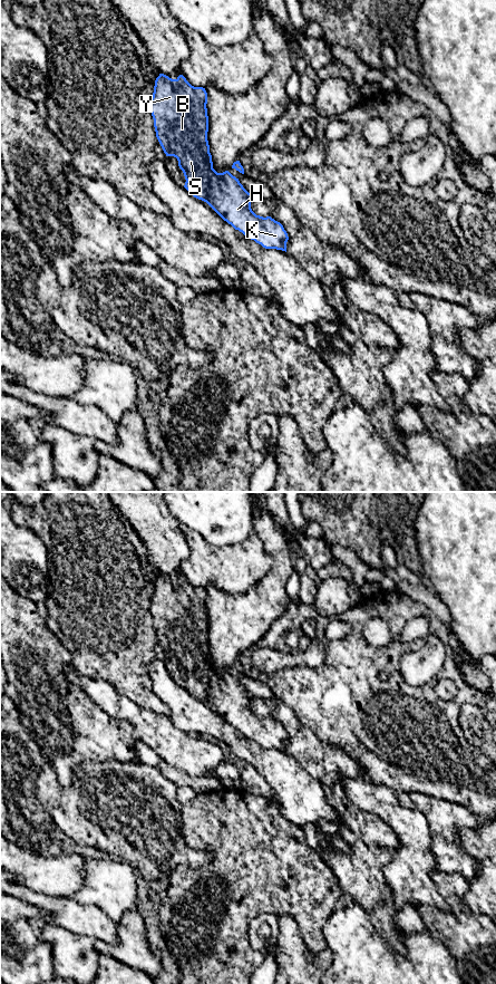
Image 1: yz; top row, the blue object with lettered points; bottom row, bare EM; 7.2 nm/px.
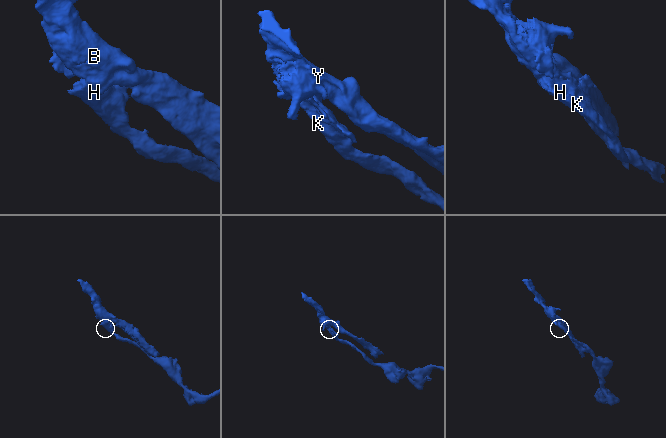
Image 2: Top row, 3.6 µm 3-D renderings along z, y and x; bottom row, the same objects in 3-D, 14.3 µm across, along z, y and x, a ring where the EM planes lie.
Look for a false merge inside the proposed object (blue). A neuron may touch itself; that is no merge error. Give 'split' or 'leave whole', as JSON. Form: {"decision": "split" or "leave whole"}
{"decision": "split"}

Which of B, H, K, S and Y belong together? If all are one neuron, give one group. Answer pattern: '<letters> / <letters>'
B S Y / H K

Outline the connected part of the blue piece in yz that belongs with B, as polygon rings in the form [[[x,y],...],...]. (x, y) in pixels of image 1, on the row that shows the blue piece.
[[[164,74],[155,80],[150,103],[156,137],[166,154],[178,161],[185,176],[184,187],[196,199],[207,203],[210,174],[213,170],[212,155],[207,141],[208,116],[207,93],[203,87],[192,86],[183,75],[172,79]]]

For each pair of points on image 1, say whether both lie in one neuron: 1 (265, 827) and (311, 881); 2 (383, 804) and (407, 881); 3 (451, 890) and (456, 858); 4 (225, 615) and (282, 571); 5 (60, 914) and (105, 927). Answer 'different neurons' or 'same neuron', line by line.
1: same neuron
2: same neuron
3: different neurons
4: same neuron
5: same neuron

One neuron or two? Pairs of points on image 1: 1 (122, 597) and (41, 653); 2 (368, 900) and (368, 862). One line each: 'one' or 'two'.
1: two
2: one

